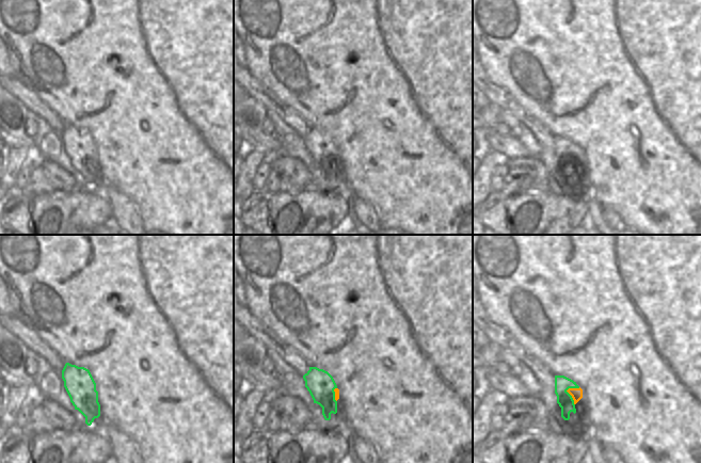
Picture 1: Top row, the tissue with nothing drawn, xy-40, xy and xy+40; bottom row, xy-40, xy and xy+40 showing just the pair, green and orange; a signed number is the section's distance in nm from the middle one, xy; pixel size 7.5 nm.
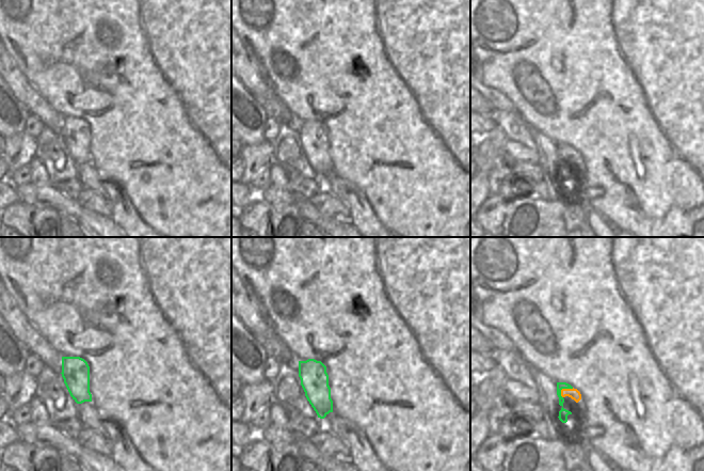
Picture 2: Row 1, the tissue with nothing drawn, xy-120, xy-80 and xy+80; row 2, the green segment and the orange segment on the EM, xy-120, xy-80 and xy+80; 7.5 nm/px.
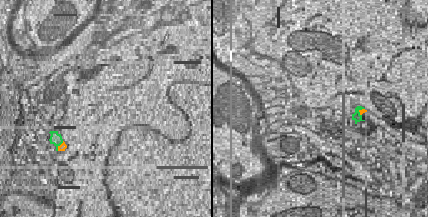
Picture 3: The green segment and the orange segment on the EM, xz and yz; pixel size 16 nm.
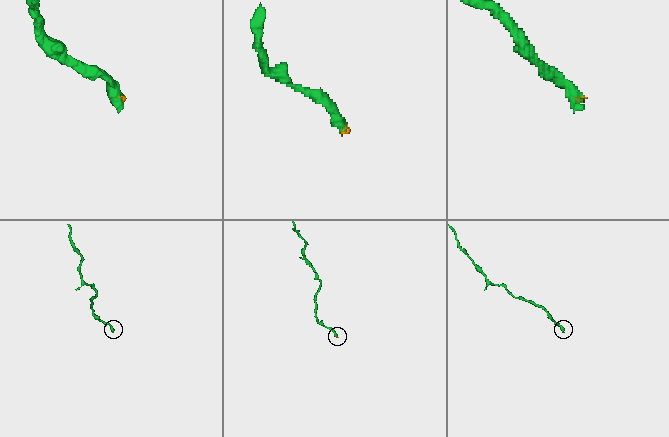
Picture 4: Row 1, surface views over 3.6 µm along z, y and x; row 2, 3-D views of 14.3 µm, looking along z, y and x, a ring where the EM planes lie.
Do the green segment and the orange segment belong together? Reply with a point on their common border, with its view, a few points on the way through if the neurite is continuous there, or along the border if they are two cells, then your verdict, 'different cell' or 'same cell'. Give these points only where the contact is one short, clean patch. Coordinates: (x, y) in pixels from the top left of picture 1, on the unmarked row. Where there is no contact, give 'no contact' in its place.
xy+40 (571, 157) | across xy+40 (562, 144), (571, 157), (576, 155) | same cell

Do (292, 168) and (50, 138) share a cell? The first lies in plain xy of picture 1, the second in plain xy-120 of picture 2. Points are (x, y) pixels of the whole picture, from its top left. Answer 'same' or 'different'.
different

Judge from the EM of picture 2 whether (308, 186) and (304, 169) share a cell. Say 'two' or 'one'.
two

